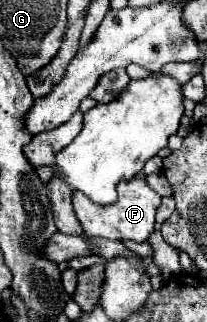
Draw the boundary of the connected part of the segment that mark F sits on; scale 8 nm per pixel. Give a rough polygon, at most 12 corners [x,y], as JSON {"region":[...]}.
{"region":[[143,177],[97,205],[73,191],[87,235],[147,241],[161,195]]}

